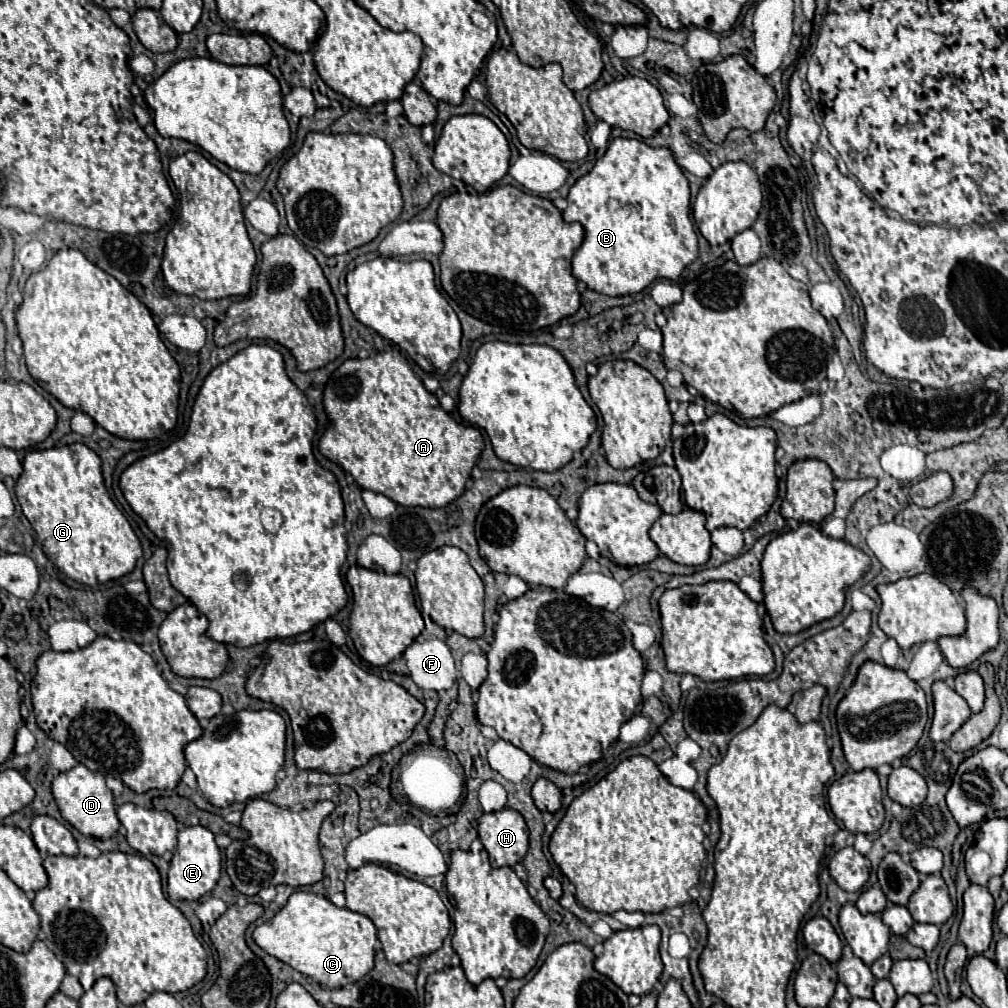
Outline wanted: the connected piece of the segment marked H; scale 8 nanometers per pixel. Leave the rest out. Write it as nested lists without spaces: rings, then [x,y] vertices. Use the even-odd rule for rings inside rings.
[[[514,809],[484,813],[478,821],[478,837],[494,867],[514,867],[528,851],[528,827],[524,817]]]

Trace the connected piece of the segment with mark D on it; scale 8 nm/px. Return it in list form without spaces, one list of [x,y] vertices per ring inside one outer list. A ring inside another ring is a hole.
[[[78,763],[70,771],[60,773],[52,783],[52,793],[58,803],[62,817],[76,827],[82,835],[96,837],[96,839],[110,839],[116,835],[120,821],[116,817],[116,805],[112,791],[106,787],[106,779],[98,771],[90,771],[86,765]]]

